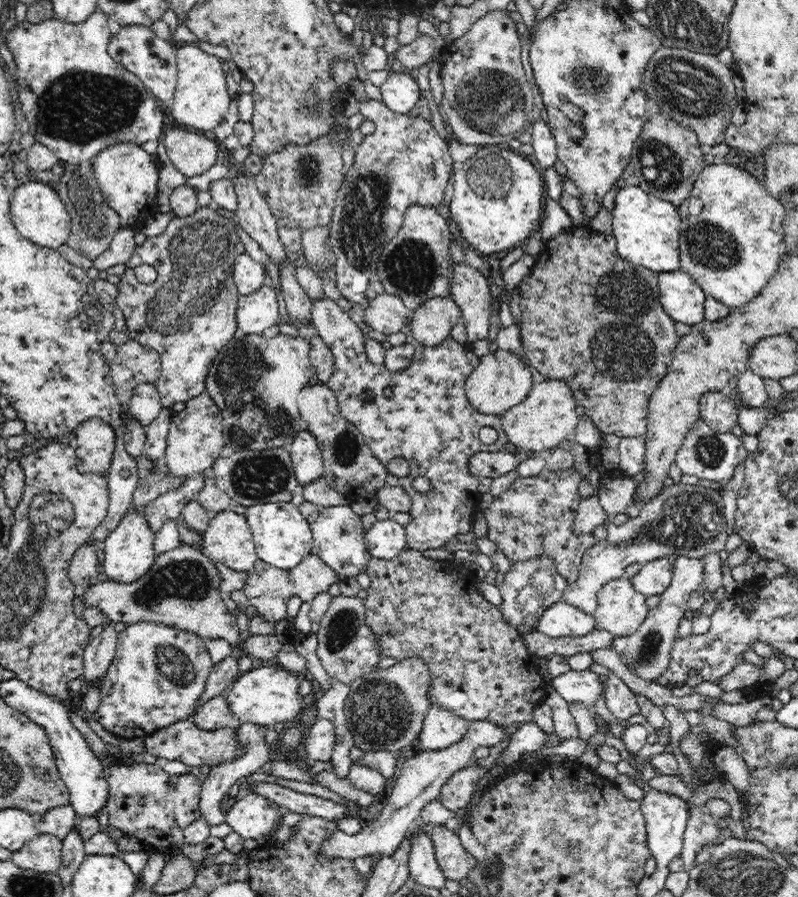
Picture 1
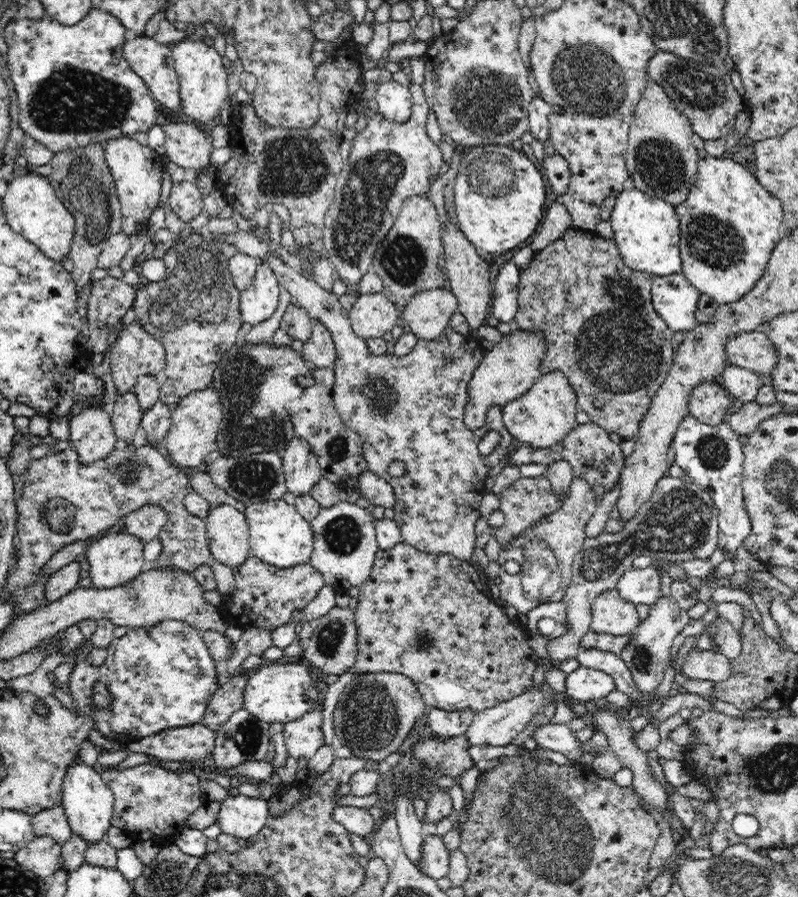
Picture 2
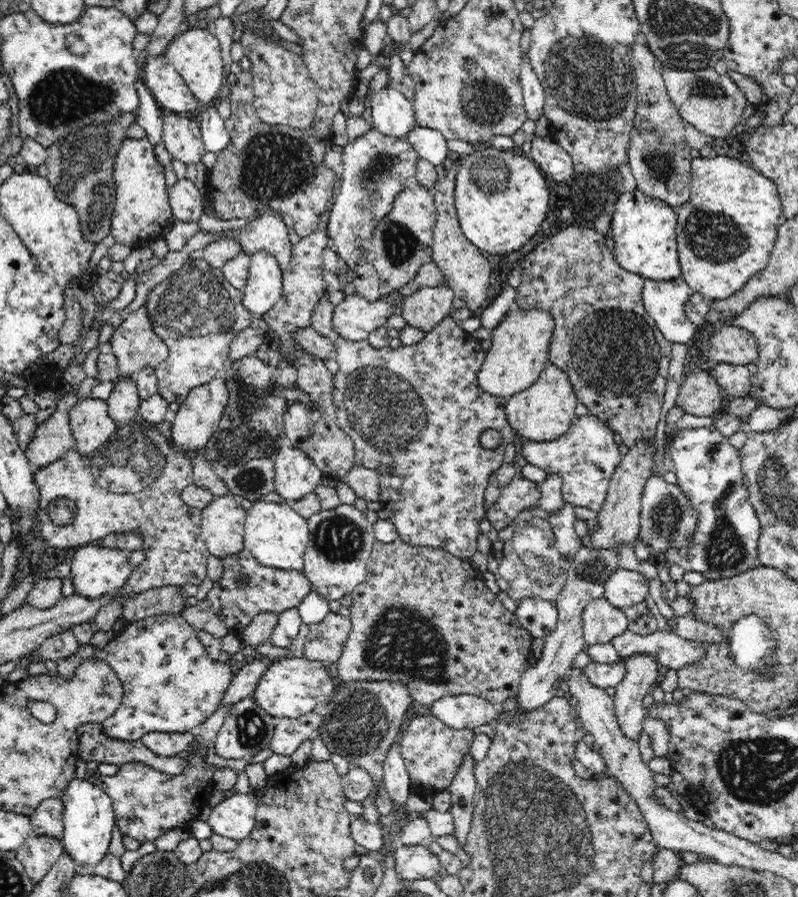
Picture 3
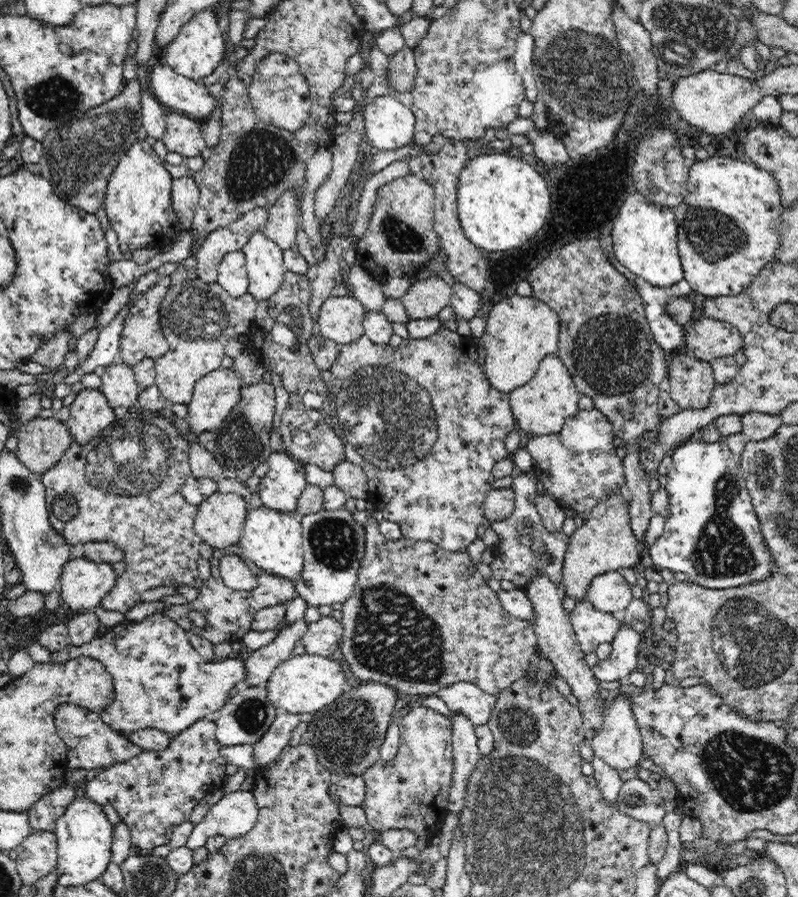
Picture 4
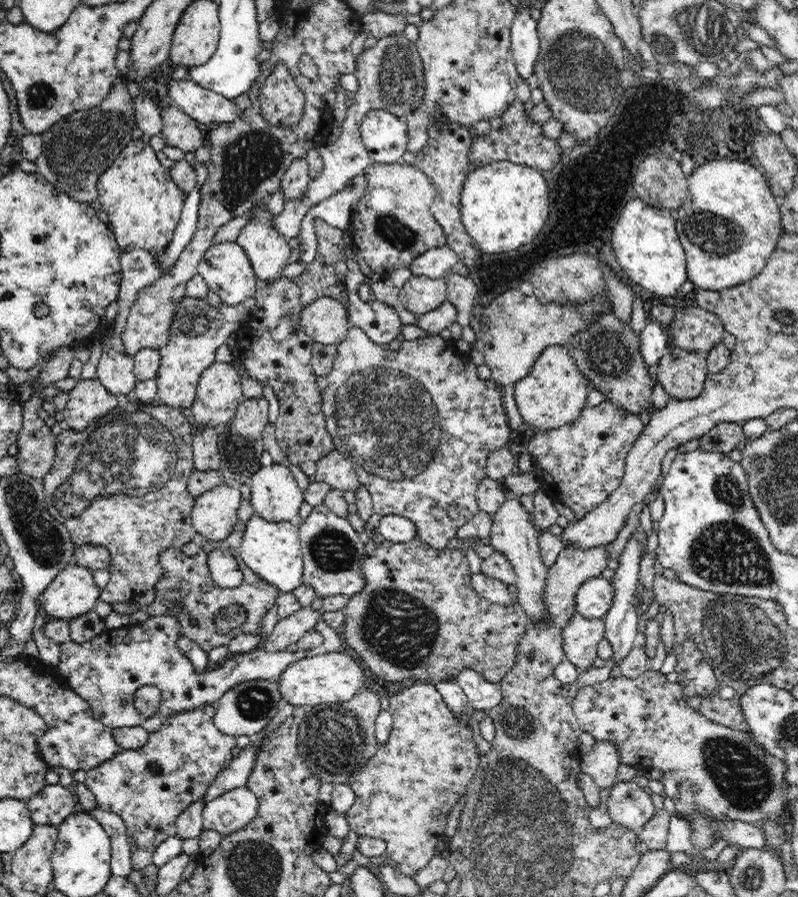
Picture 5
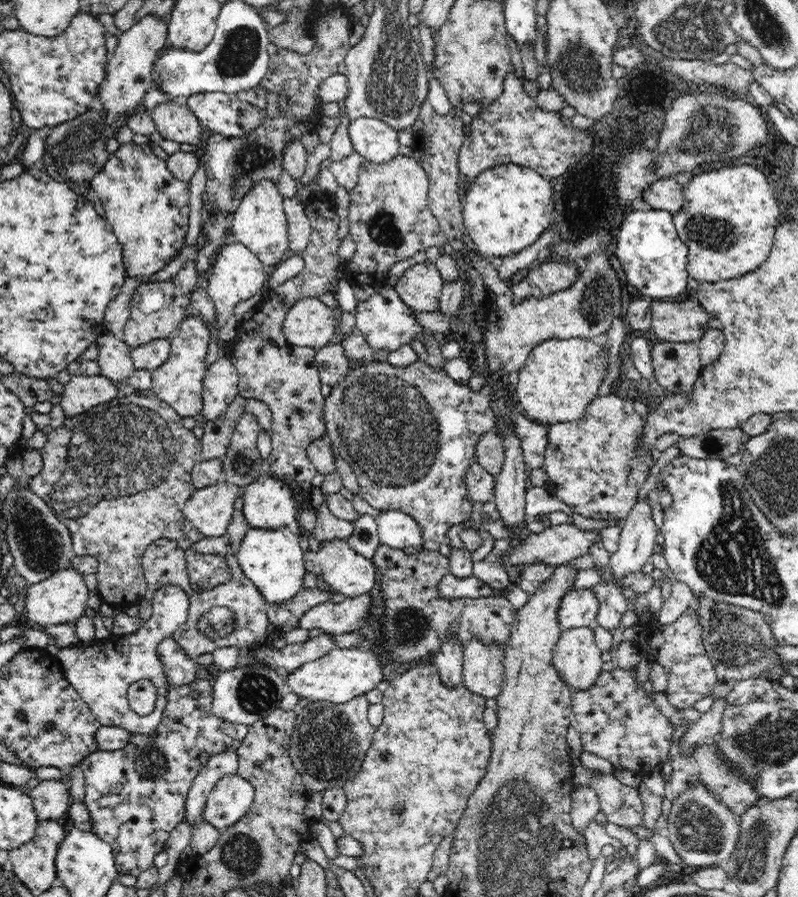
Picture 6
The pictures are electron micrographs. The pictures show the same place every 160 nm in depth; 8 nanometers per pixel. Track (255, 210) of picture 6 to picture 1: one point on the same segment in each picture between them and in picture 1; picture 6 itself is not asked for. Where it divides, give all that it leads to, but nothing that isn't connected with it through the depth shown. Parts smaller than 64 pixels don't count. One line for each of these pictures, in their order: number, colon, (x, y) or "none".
1: (256, 312)
2: (257, 302)
3: (264, 288)
4: (264, 259)
5: (268, 251)

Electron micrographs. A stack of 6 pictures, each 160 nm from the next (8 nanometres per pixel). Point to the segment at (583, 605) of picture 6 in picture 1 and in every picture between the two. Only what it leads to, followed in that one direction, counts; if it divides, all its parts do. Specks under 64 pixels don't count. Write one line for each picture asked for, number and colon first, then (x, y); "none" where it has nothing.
1: (655, 577)
2: (641, 585)
3: (625, 587)
4: (611, 592)
5: (593, 599)

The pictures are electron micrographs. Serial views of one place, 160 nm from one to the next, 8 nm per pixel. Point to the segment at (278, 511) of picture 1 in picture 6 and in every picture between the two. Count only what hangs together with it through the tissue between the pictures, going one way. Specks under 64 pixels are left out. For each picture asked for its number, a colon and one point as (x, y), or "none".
2: (279, 536)
3: (275, 534)
4: (273, 540)
5: (272, 550)
6: (273, 560)

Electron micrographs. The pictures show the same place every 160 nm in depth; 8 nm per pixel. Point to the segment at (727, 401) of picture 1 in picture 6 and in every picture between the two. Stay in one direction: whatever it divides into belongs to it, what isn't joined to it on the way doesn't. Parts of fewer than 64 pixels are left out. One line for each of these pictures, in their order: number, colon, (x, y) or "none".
2: (709, 402)
3: (700, 394)
4: (692, 381)
5: (682, 374)
6: (676, 365)

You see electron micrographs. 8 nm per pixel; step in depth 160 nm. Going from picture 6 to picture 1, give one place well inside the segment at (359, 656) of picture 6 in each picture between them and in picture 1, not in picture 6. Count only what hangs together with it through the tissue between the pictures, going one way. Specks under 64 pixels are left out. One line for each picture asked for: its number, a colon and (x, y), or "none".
1: (264, 696)
2: (282, 692)
3: (291, 687)
4: (303, 684)
5: (322, 678)

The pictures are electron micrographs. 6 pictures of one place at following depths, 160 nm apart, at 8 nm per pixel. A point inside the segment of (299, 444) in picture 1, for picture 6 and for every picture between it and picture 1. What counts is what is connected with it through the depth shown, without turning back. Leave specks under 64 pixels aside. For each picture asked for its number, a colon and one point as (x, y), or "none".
2: (301, 465)
3: (296, 475)
4: (285, 481)
5: (276, 497)
6: (269, 503)

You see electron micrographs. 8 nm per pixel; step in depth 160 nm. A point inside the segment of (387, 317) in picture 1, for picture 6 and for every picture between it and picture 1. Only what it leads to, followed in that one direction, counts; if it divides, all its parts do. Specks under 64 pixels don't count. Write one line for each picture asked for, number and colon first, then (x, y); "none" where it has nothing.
2: (372, 315)
3: (354, 318)
4: (340, 319)
5: (326, 320)
6: (310, 322)

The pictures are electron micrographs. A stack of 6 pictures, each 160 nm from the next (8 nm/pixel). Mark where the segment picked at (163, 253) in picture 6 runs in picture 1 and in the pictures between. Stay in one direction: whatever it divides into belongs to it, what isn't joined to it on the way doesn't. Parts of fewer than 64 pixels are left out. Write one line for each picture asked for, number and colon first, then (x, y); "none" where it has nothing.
1: (127, 175)
2: (137, 170)
3: (142, 209)
4: (137, 202)
5: (144, 205)

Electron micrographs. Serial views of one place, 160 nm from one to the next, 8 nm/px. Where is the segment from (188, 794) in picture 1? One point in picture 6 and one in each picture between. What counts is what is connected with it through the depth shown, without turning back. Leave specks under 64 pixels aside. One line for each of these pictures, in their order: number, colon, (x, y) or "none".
2: (148, 801)
3: (147, 803)
4: (153, 792)
5: (149, 787)
6: (136, 795)

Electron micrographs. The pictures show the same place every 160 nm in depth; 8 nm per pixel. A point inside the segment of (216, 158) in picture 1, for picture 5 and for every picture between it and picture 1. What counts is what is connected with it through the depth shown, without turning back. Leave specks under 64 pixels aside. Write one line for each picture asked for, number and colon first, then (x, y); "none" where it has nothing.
2: (185, 145)
3: (182, 137)
4: (183, 135)
5: (180, 130)

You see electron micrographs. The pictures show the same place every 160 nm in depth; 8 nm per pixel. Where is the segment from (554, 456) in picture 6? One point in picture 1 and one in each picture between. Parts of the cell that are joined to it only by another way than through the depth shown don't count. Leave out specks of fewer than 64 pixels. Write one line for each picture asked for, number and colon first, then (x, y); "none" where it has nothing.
1: (491, 464)
2: (592, 455)
3: (586, 458)
4: (579, 466)
5: (581, 464)

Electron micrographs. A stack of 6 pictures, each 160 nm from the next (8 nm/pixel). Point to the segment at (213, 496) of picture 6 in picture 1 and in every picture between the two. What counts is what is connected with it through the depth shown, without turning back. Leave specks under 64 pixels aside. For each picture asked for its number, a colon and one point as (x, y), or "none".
1: (228, 540)
2: (228, 536)
3: (223, 521)
4: (220, 520)
5: (215, 514)

